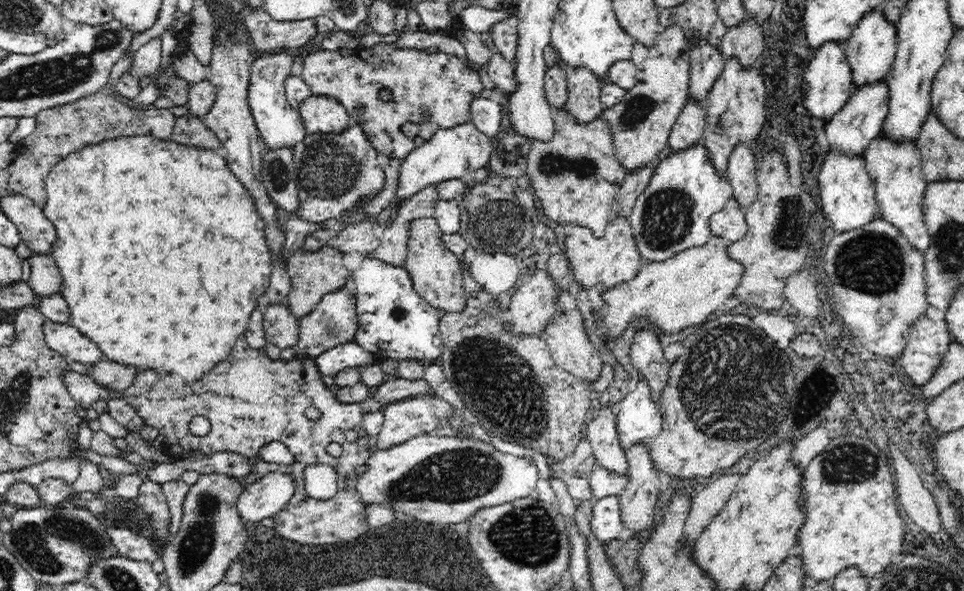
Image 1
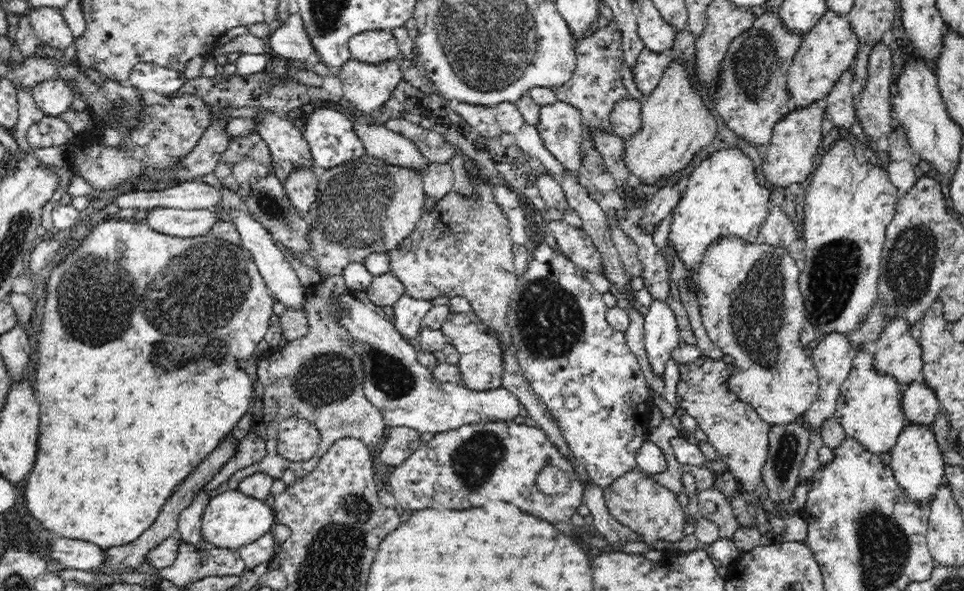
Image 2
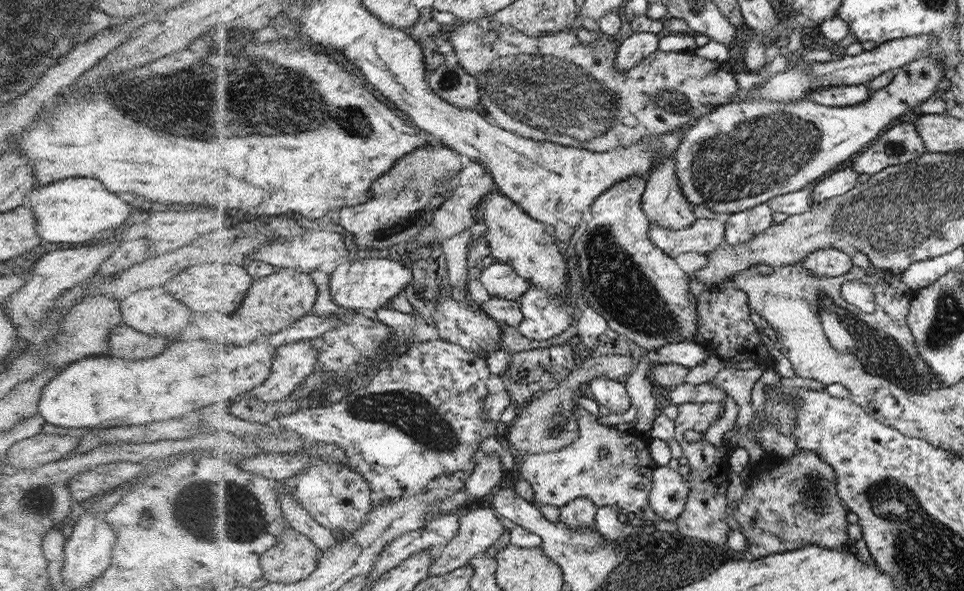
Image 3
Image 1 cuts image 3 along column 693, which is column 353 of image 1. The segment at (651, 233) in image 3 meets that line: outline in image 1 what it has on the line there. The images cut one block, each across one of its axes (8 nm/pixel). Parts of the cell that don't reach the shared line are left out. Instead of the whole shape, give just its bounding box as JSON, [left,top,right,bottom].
[331,219,380,255]

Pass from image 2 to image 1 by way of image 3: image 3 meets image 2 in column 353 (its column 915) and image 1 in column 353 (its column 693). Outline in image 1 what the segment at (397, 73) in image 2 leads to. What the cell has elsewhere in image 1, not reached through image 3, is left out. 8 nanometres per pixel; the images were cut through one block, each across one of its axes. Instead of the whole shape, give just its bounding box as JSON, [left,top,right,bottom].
[293,122,384,223]

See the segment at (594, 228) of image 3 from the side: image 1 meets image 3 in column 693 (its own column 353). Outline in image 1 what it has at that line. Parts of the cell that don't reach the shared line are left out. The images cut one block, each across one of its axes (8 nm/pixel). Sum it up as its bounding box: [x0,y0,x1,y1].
[296,287,359,359]

